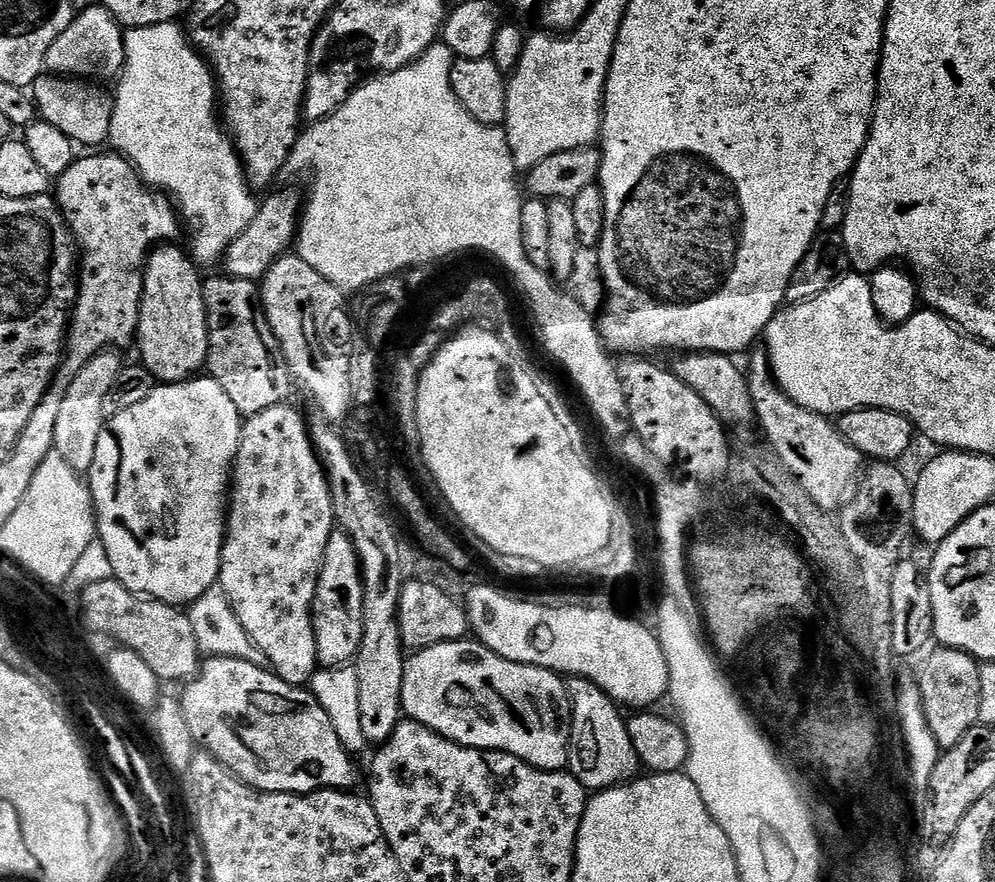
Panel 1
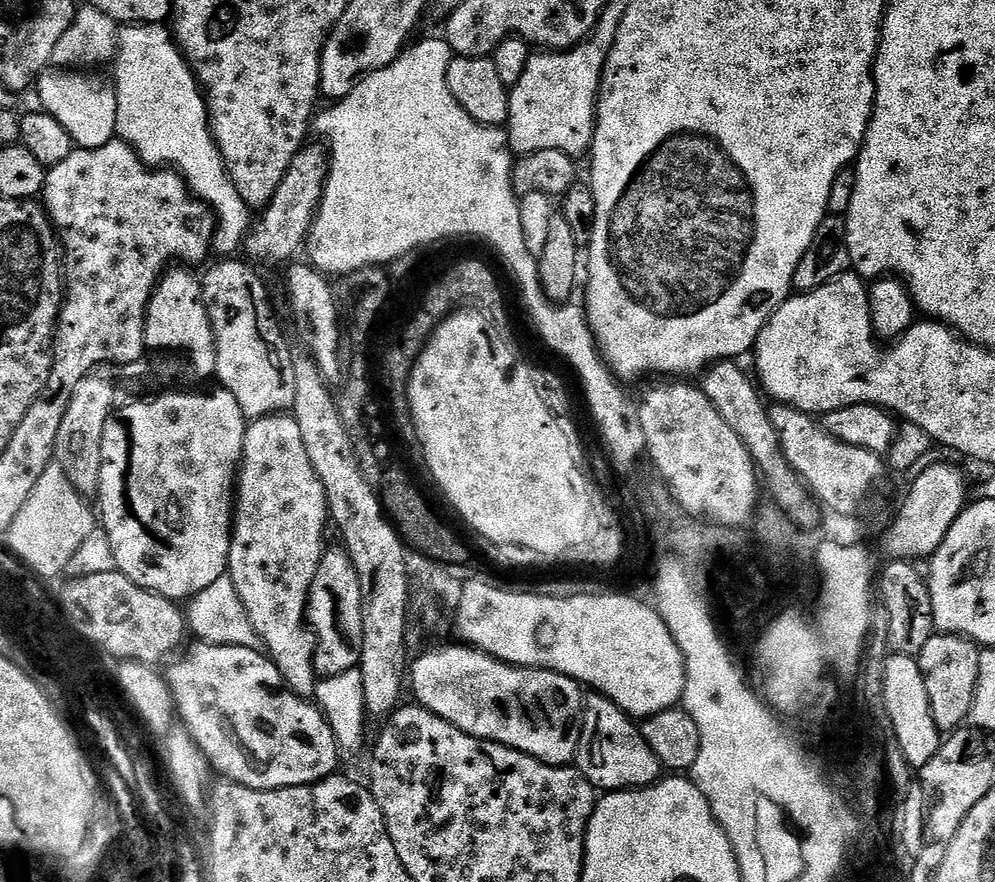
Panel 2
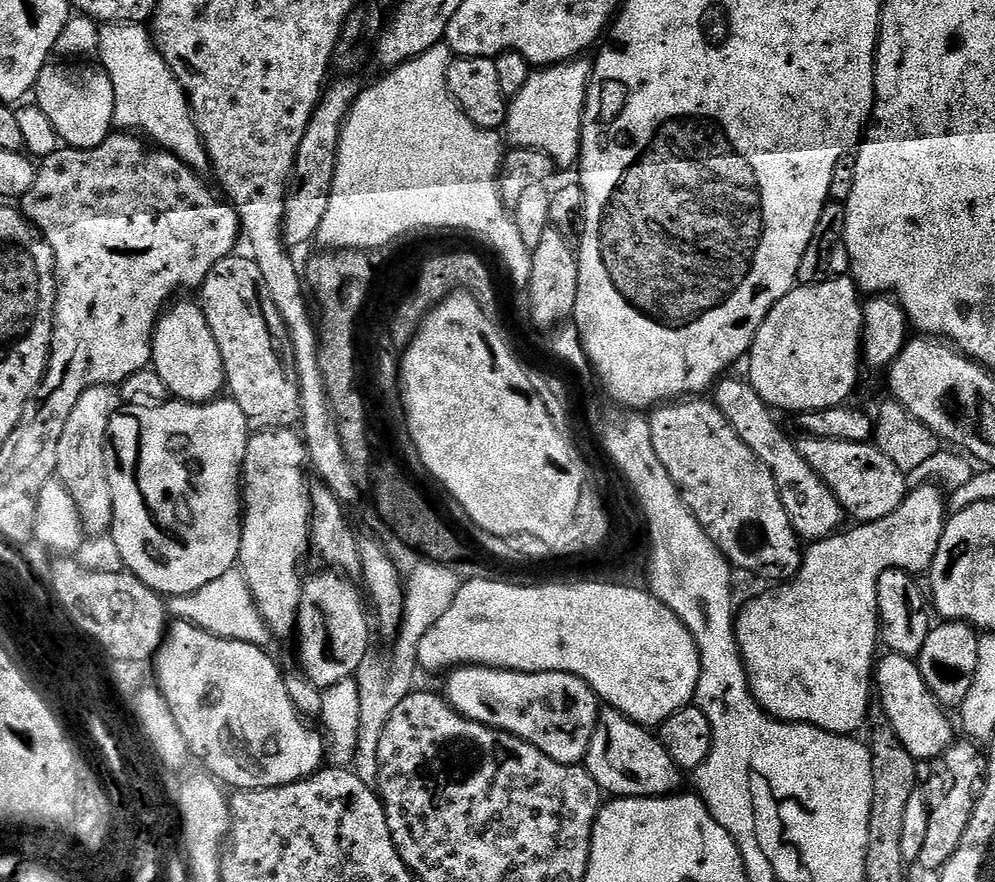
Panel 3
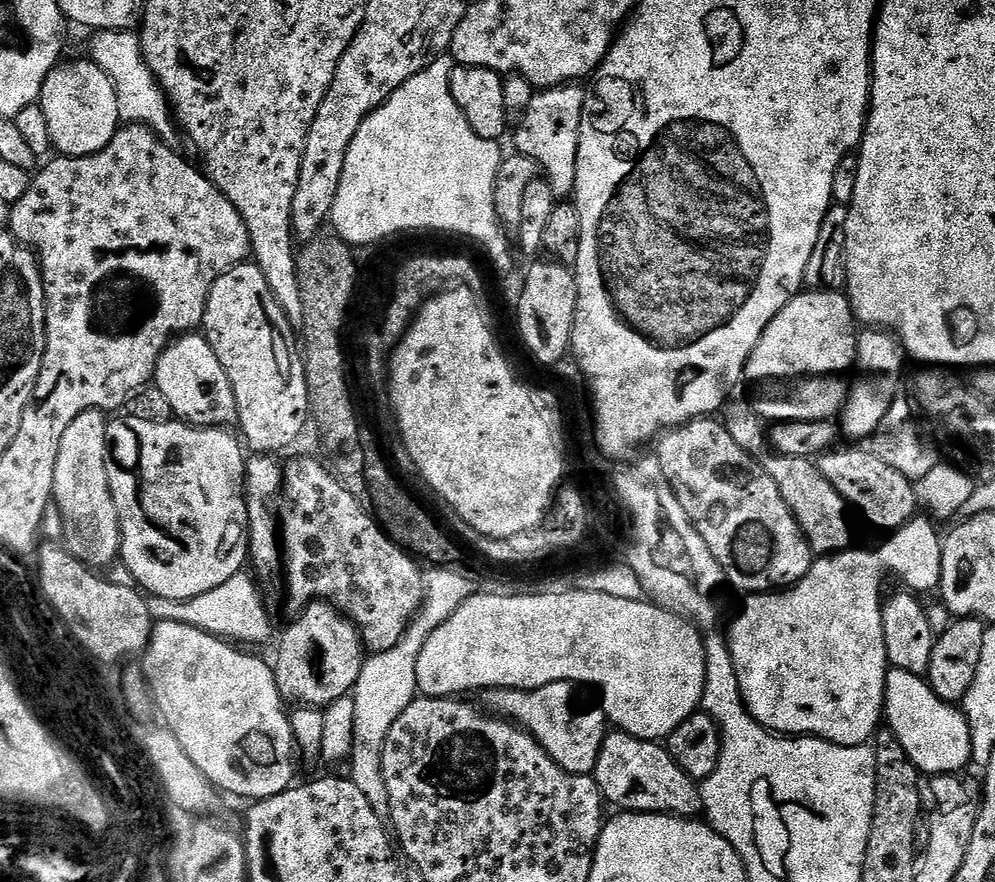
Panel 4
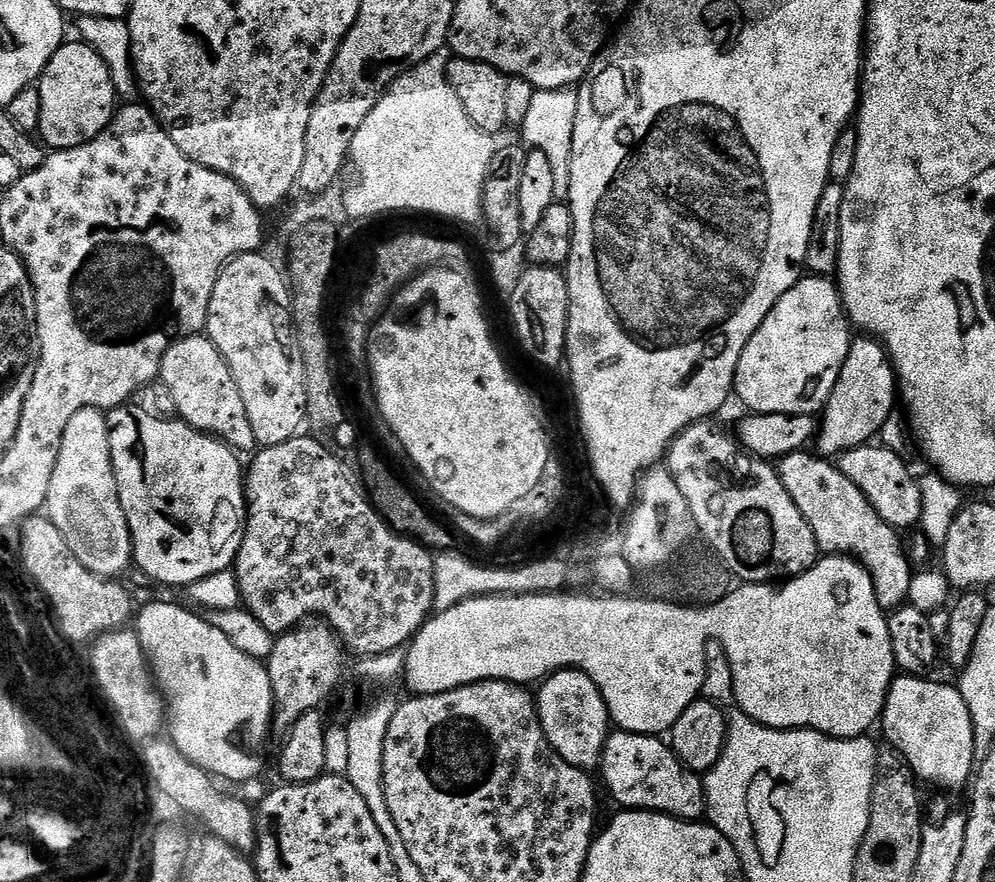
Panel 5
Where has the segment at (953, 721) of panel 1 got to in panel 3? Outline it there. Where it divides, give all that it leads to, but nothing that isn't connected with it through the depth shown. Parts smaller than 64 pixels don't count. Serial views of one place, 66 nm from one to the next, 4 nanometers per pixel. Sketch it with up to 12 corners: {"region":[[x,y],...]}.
{"region":[[944,620],[928,633],[920,673],[945,709],[966,702],[977,629]]}

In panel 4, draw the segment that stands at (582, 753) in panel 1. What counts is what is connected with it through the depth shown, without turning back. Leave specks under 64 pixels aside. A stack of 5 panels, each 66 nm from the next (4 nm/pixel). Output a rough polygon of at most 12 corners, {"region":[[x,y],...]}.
{"region":[[605,735],[594,773],[609,805],[692,816],[697,781],[663,743]]}

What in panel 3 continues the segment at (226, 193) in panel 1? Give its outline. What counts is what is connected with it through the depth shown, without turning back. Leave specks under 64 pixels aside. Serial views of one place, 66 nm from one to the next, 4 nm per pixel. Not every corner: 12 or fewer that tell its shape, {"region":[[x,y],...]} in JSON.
{"region":[[104,24],[115,127],[196,171],[208,151],[149,29]]}

